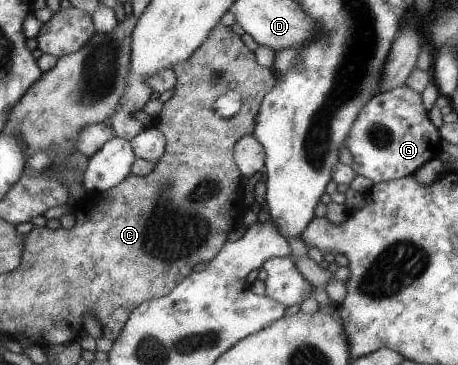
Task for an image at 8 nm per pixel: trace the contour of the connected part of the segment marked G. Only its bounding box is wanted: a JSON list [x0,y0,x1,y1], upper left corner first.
[344,83,442,183]

